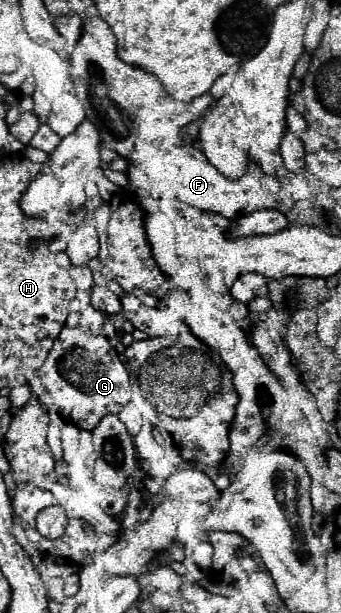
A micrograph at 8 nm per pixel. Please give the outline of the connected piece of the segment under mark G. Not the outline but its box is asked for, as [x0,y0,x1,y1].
[39,326,131,430]

